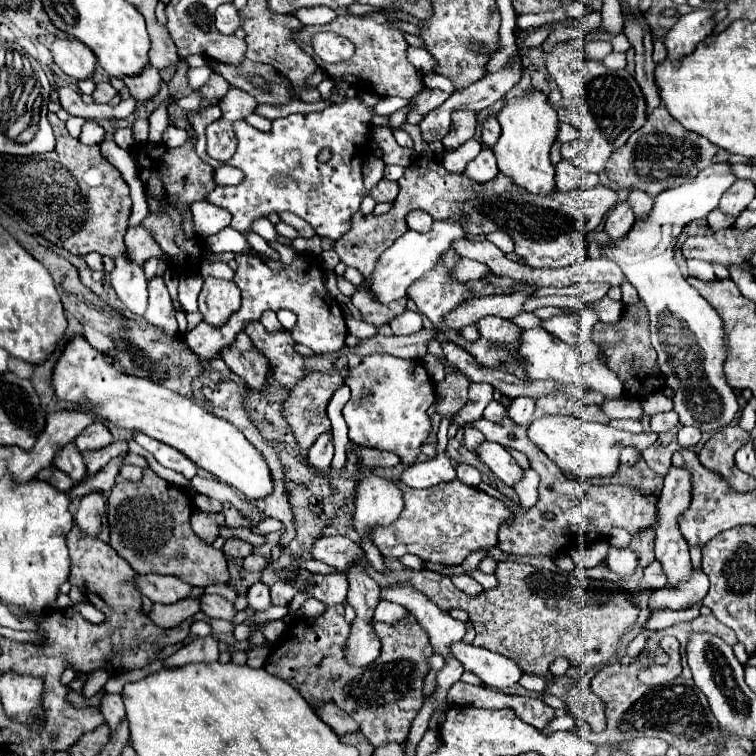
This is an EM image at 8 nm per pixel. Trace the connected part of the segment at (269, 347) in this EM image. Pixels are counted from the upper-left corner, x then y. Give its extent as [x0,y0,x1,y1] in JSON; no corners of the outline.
[245,322,307,390]

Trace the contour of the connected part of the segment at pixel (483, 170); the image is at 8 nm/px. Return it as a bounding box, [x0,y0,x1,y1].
[463,150,499,182]

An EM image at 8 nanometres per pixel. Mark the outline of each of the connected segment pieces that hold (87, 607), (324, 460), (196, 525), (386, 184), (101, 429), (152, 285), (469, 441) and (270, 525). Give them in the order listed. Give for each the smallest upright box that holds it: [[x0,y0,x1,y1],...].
[[71,602,105,624],[307,432,333,472],[191,514,225,542],[369,180,399,202],[75,422,113,452],[145,276,177,334],[463,426,485,450],[251,518,283,534]]

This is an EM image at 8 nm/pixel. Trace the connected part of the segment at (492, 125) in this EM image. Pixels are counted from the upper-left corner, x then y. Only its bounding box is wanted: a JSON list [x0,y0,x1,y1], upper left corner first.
[481,114,499,148]

